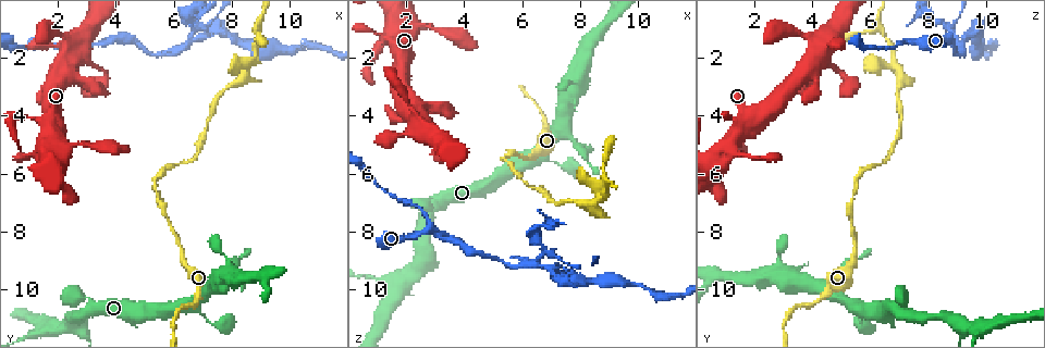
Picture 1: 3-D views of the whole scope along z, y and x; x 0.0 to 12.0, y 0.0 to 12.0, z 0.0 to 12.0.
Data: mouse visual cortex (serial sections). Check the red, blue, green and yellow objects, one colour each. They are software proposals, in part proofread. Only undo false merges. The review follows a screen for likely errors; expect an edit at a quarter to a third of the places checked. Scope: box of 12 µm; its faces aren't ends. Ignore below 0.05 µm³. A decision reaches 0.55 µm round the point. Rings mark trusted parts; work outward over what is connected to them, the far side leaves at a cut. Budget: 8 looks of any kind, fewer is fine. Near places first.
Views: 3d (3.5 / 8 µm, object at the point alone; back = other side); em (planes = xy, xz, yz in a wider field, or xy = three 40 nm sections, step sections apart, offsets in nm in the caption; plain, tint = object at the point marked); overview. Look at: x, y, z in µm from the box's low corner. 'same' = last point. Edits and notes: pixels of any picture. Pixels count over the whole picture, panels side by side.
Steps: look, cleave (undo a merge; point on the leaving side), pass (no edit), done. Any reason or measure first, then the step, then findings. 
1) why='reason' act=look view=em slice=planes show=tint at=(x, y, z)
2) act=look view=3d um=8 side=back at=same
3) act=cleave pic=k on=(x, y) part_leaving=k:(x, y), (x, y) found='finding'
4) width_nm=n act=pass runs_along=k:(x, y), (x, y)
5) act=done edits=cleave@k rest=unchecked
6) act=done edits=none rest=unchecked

why='sharp bend' act=look view=3d um=3.5 at=(9.0, 1.0, 6.3)

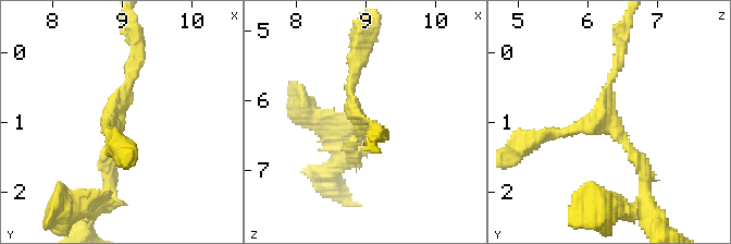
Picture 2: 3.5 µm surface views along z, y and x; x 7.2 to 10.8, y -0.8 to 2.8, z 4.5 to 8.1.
arms=3 arm_widths_nm=150,150,150 act=look view=em slice=xy step=2 show=tint at=(8.95, 0.95, 6.30)

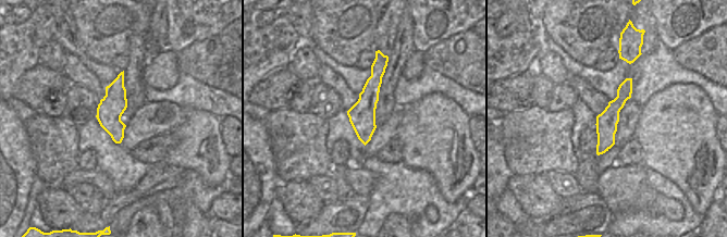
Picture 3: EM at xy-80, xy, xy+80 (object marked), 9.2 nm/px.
act=pass runs_along=2:(645, 184), (609, 120), (545, 134) found='all the same cell'

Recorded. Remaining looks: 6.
why='arms part here' act=look view=3d um=3.5 at=(2.6, 1.5, 8.0)

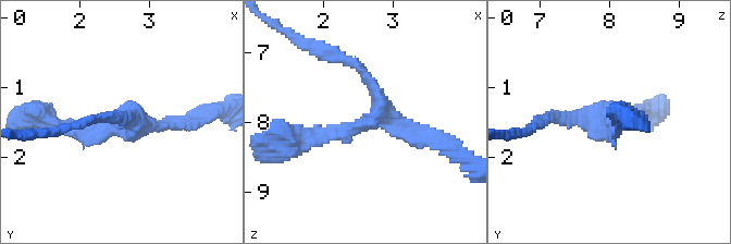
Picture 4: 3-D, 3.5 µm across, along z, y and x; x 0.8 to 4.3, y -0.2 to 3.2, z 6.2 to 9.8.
arms=3 arm_widths_nm=150,150,200 why='shape alone is not enough' act=look view=em slice=xy step=2 show=tint at=(2.65, 1.50, 7.95)

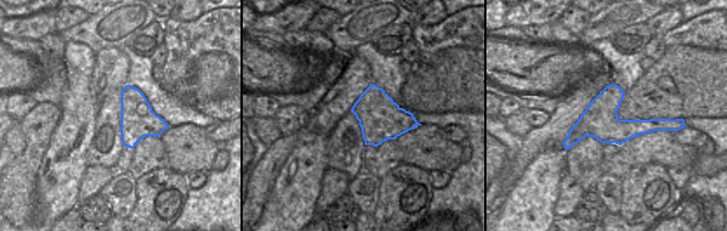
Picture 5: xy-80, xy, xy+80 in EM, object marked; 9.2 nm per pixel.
act=pass runs_along=4:(302, 137), (389, 114), (433, 139) found='one cell here'

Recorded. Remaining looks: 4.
why='a fork' act=look view=3d um=3.5 at=(6.4, 1.6, 9.1)

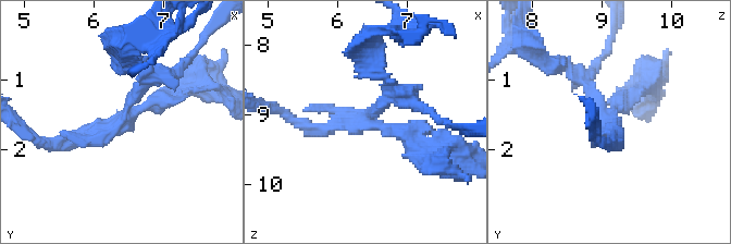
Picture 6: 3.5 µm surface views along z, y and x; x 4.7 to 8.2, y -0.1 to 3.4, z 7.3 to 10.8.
why='shape alone is not enough' act=look view=em slice=xy step=2 show=tint at=(6.45, 1.60, 9.15)

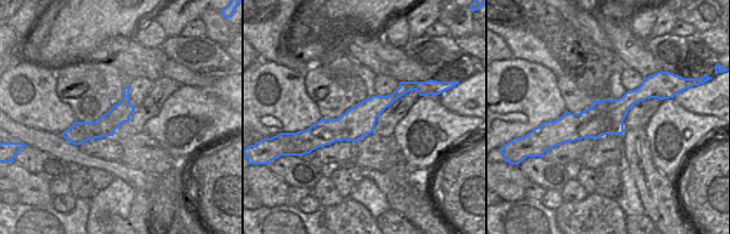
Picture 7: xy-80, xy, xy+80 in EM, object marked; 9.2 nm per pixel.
act=look view=em slice=xy step=1 show=tint at=same

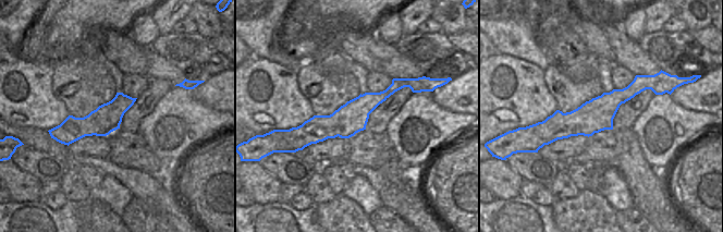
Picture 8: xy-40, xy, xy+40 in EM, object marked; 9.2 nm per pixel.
act=cleave pic=6 on=(385, 102) part_leaving=6:(369, 116), (393, 94), (369, 46) found='a second cell is stuck on'

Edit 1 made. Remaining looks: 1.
act=done edits=cleave@6 rest=unchecked

